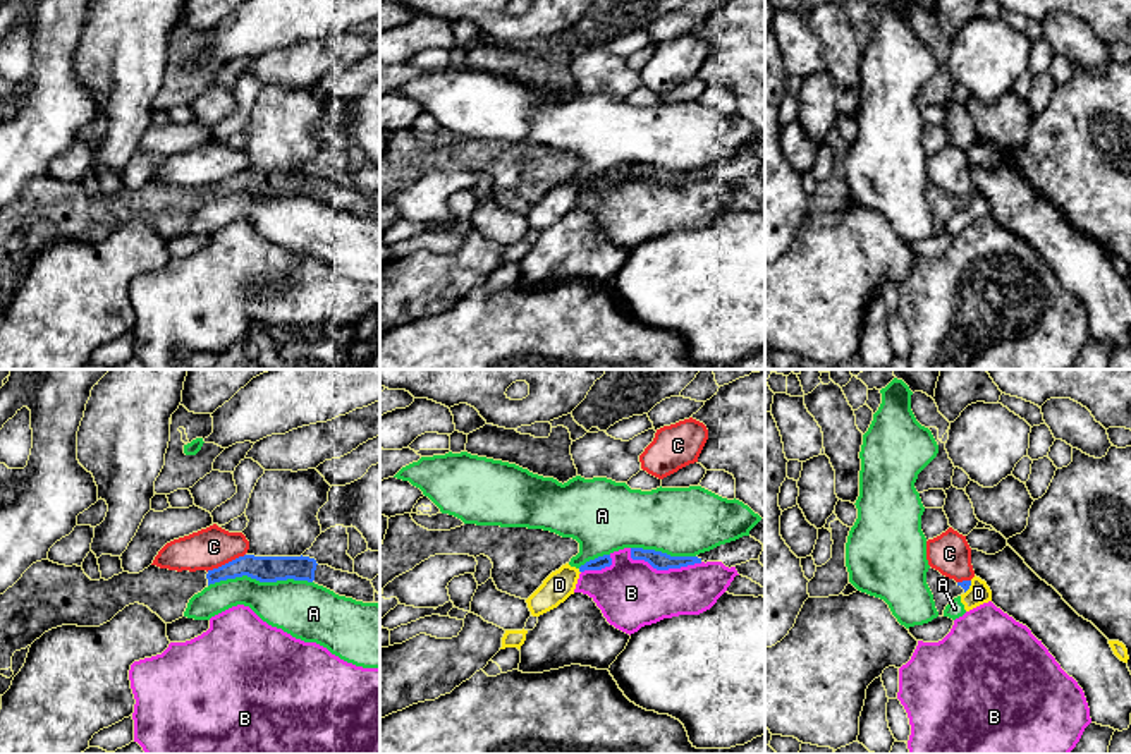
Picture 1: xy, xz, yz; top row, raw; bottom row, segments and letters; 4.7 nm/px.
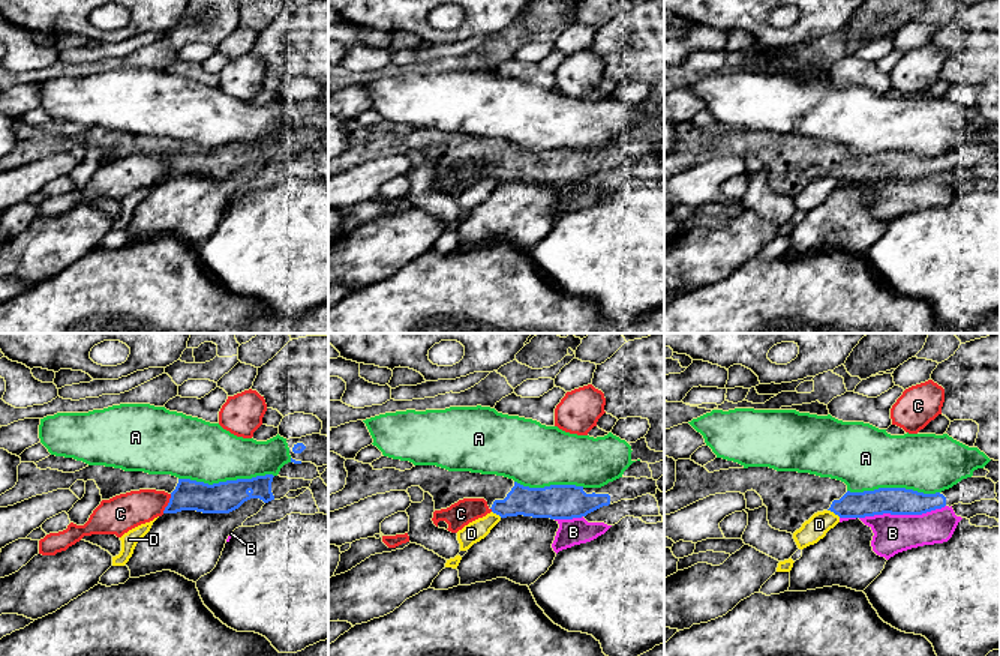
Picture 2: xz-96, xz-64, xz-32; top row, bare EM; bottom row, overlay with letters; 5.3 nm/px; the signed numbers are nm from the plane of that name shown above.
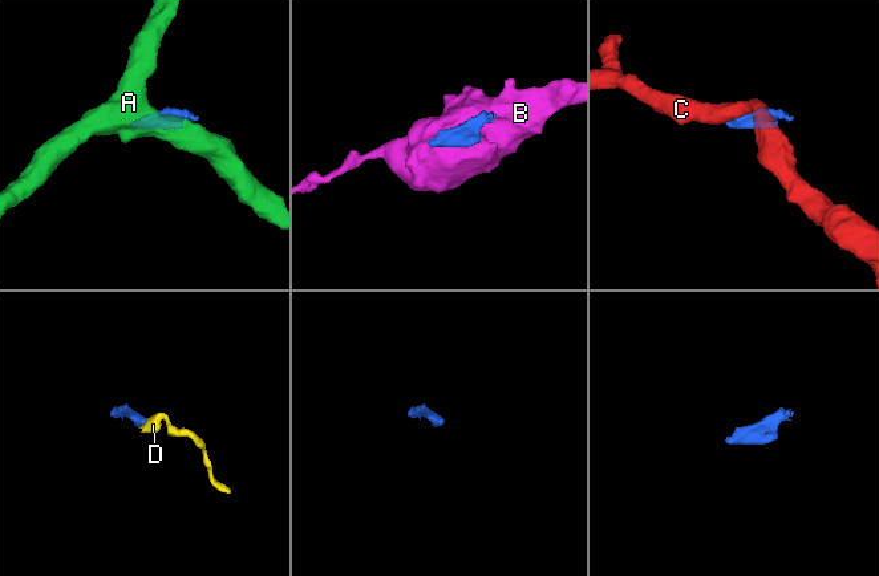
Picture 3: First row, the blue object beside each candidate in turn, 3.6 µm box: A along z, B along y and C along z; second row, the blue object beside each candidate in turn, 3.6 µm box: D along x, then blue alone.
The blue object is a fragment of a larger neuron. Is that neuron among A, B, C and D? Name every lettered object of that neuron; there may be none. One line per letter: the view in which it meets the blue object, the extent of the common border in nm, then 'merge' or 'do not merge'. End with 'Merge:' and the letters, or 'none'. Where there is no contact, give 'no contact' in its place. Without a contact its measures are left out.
A: xy | 480 nm | do not merge
B: xz | 360 nm | do not merge
C: xy | 200 nm | do not merge
D: yz | 70 nm | do not merge
Merge: none

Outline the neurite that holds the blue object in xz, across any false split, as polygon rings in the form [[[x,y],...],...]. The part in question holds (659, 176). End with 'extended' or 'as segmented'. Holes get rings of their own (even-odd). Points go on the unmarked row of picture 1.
[[[631,163],[633,175],[645,175],[657,185],[681,184],[694,179],[701,179],[698,172],[670,172],[655,165]]]; as segmented

